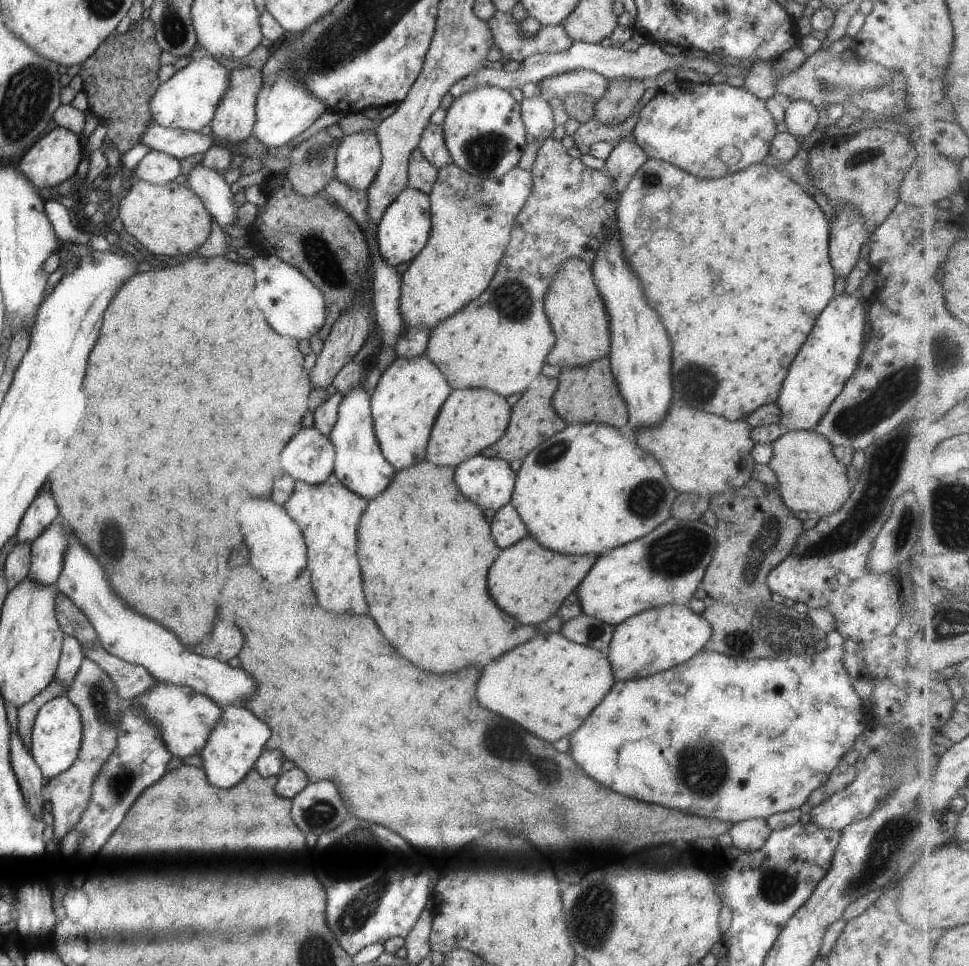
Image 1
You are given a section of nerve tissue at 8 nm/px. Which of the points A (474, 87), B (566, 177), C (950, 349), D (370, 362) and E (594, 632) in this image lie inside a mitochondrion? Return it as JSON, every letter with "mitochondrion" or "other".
{"A":"other","B":"other","C":"mitochondrion","D":"other","E":"mitochondrion"}

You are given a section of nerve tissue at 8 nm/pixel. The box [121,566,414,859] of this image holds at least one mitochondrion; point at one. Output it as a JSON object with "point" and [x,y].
{"point":[322,812]}

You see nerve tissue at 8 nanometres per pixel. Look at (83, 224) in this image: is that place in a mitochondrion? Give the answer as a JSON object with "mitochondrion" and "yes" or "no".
{"mitochondrion":"no"}

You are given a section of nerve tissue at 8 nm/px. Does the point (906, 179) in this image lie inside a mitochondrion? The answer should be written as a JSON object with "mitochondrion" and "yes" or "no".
{"mitochondrion":"no"}

